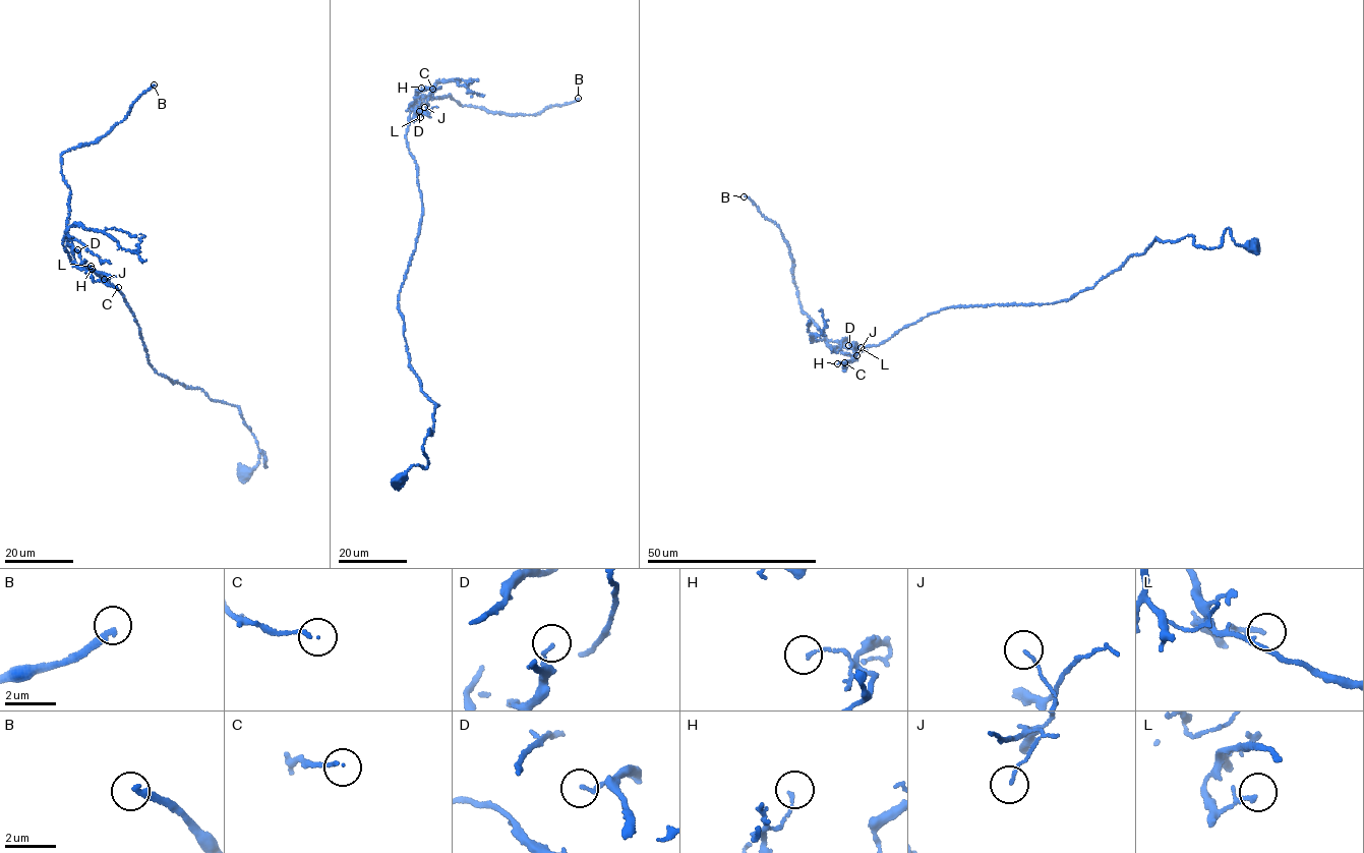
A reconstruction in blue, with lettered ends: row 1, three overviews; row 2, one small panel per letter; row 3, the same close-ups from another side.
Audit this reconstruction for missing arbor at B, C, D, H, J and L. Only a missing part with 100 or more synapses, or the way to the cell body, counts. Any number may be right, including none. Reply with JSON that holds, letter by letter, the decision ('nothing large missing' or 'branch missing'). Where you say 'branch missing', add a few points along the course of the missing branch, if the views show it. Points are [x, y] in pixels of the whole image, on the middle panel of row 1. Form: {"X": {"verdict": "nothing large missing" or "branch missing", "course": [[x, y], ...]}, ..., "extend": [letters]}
{"B": {"verdict": "branch missing"}, "C": {"verdict": "nothing large missing"}, "D": {"verdict": "nothing large missing"}, "H": {"verdict": "nothing large missing"}, "J": {"verdict": "nothing large missing"}, "L": {"verdict": "nothing large missing"}, "extend": ["B"]}

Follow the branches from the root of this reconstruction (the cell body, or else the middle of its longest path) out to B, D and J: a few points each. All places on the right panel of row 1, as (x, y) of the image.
B: (1252, 246), (1154, 239), (1068, 299), (947, 307), (848, 349), (803, 311), (785, 240), (744, 196)
D: (1252, 246), (1228, 228), (1210, 248), (1190, 235), (1154, 239), (1068, 299), (947, 307), (879, 344), (848, 345)
J: (1252, 246), (1228, 228), (1210, 248), (1190, 235), (1153, 239), (1068, 299), (947, 307), (854, 343), (856, 355)

